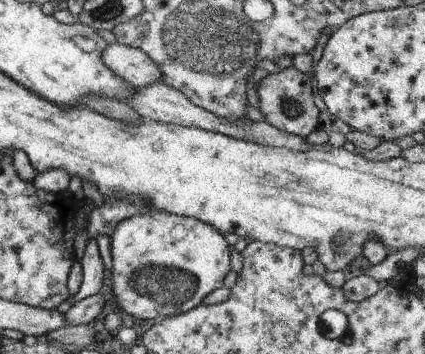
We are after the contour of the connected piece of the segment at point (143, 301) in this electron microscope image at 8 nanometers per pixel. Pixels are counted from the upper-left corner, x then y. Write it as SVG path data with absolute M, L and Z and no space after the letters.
M153 212L130 216L117 223L109 238L111 253L111 290L117 306L133 319L153 320L153 318L173 317L191 310L201 300L217 288L223 286L223 278L231 270L229 248L225 238L195 218L181 218L167 212Z

